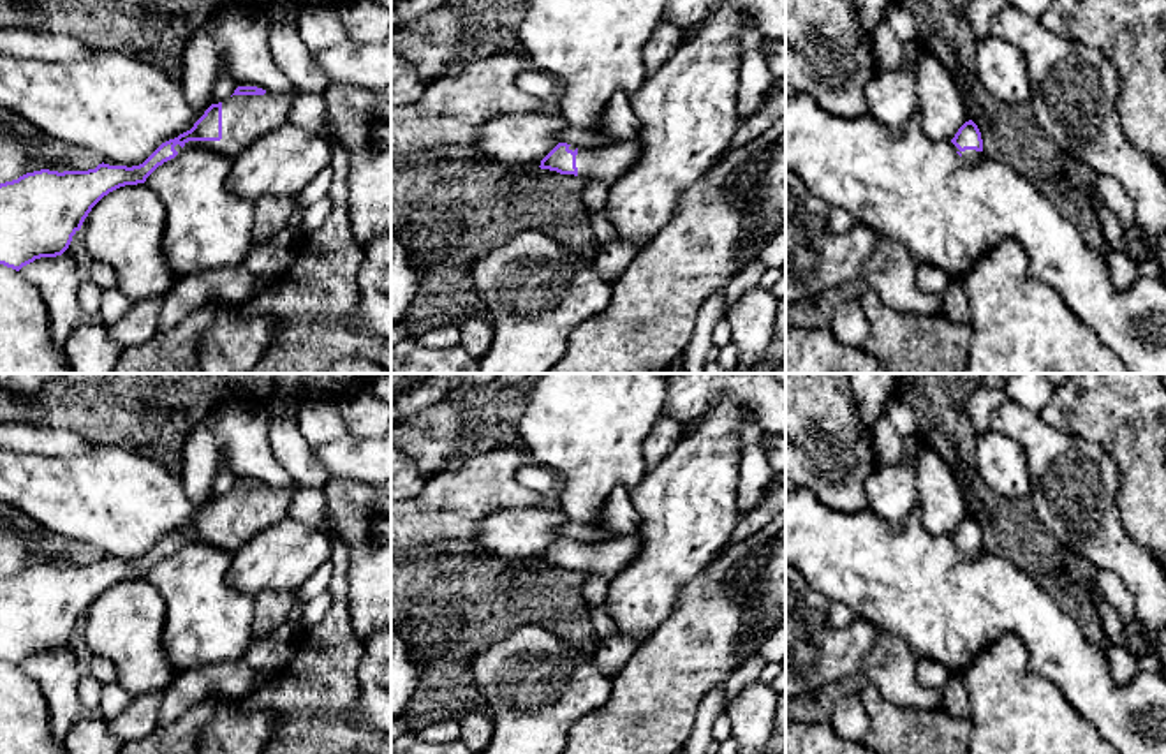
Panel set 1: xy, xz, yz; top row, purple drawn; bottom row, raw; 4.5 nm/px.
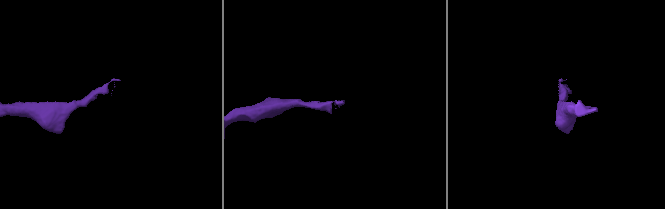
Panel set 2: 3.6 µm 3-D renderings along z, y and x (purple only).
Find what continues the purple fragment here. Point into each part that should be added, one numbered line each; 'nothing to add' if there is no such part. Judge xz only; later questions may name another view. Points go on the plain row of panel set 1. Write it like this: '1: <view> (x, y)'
1: xz (608, 559)

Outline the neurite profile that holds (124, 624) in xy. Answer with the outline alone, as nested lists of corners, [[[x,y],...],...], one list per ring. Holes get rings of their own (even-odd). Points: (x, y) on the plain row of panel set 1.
[[[146,578],[104,590],[81,620],[81,641],[116,668],[130,698],[166,692],[178,671],[162,647],[166,602]]]

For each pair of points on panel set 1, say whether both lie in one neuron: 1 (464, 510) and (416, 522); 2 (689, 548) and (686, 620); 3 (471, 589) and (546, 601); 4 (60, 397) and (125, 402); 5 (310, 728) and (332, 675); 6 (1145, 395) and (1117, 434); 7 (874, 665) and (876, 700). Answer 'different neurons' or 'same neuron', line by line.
1: same neuron
2: different neurons
3: same neuron
4: same neuron
5: same neuron
6: same neuron
7: different neurons

